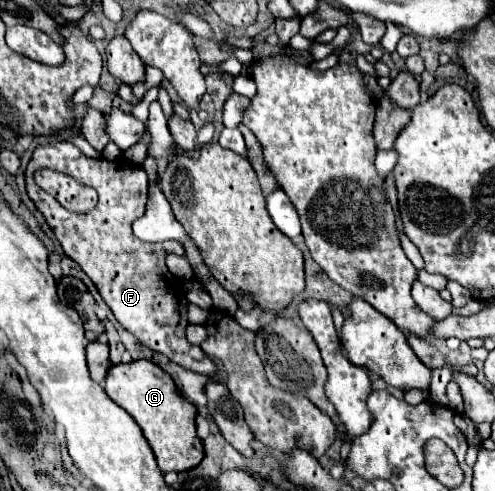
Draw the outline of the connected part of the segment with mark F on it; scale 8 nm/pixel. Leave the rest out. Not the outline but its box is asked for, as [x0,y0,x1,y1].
[25,142,217,376]

